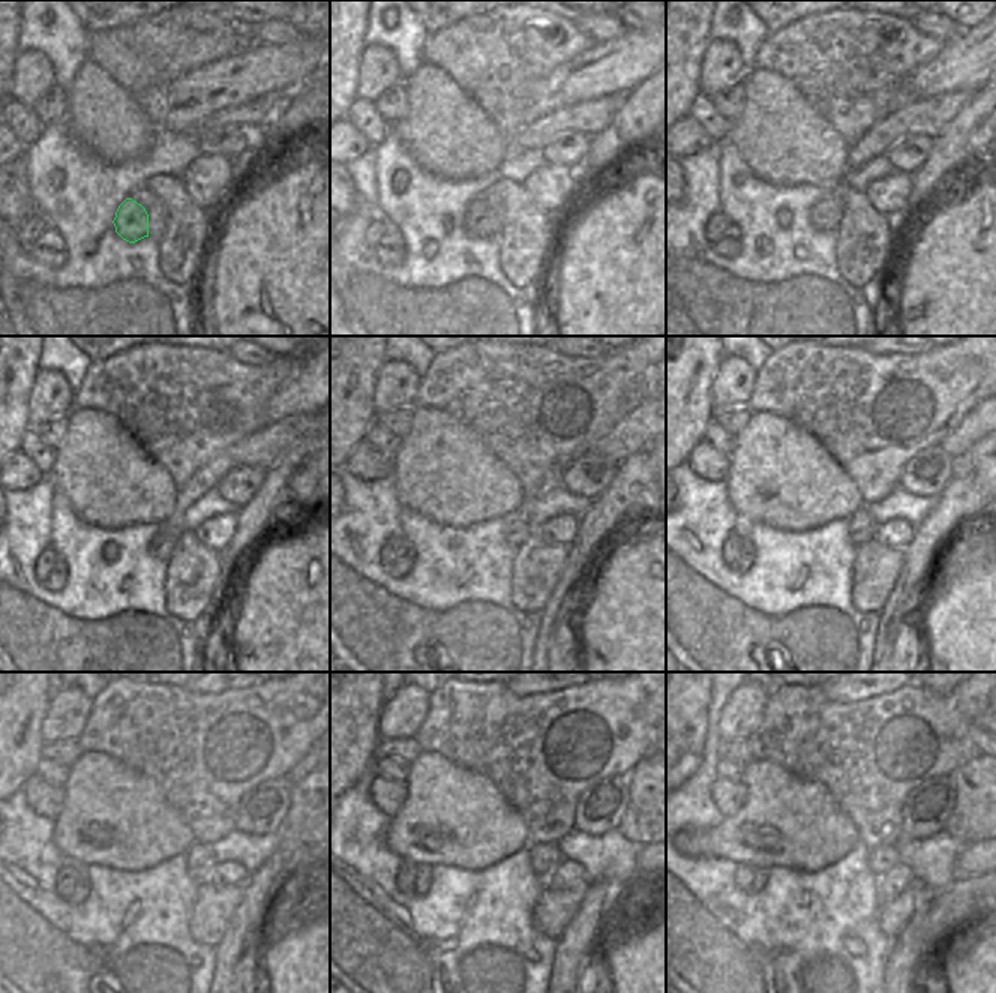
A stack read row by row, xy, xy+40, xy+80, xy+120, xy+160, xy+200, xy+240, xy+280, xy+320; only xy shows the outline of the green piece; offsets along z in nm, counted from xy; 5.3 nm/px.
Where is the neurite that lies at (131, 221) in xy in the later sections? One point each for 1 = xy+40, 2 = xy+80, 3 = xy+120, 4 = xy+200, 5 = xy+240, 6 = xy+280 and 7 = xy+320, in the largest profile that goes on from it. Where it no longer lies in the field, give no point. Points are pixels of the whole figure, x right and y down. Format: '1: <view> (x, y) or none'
1: xy+40 (480, 221)
2: xy+80 (825, 215)
3: xy+120 (162, 545)
4: xy+200 (863, 528)
5: xy+240 (200, 860)
6: xy+280 (545, 857)
7: xy+320 (882, 858)

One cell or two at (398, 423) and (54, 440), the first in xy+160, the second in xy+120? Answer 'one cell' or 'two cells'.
one cell

